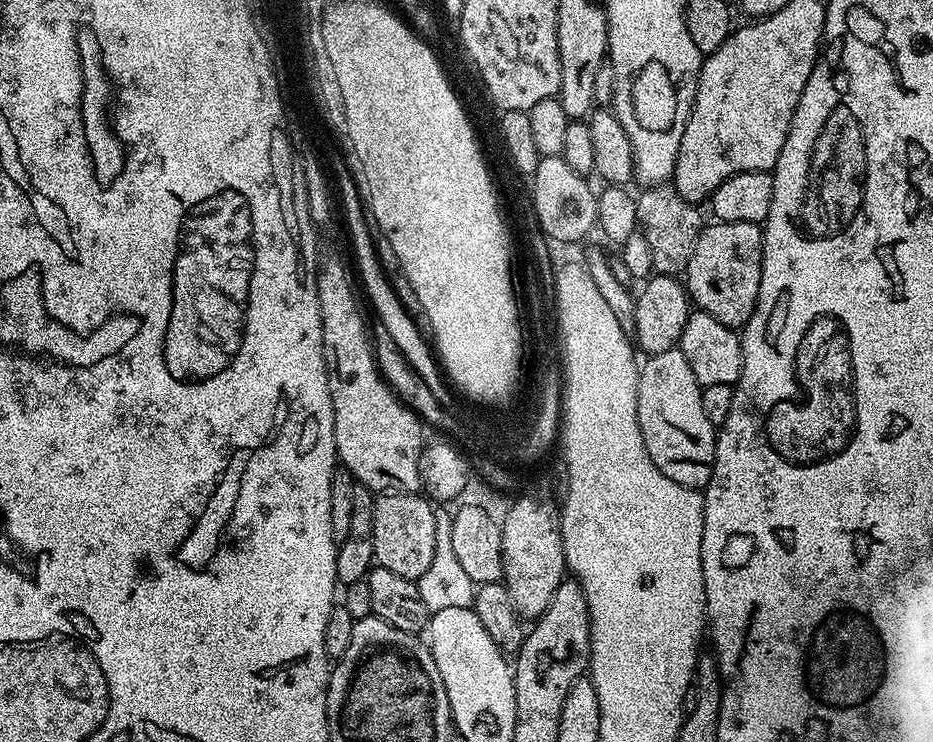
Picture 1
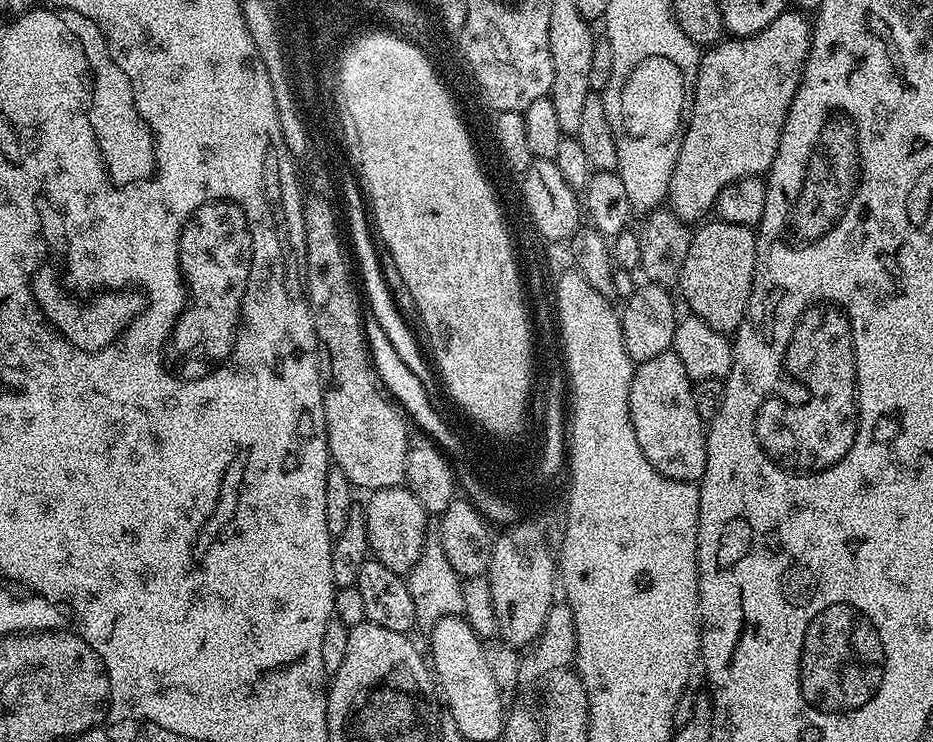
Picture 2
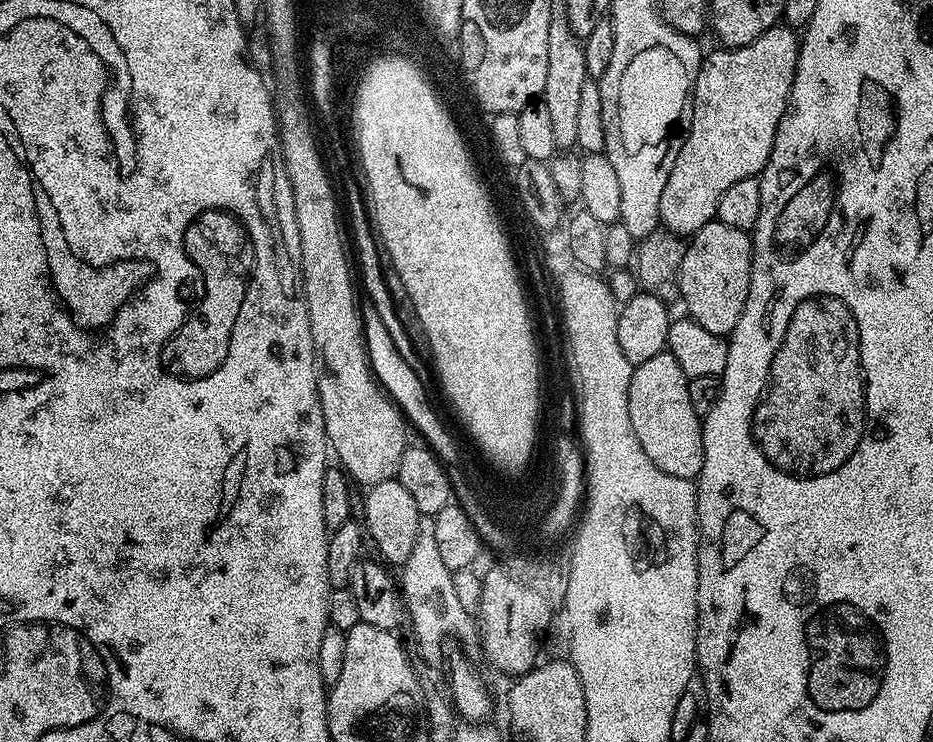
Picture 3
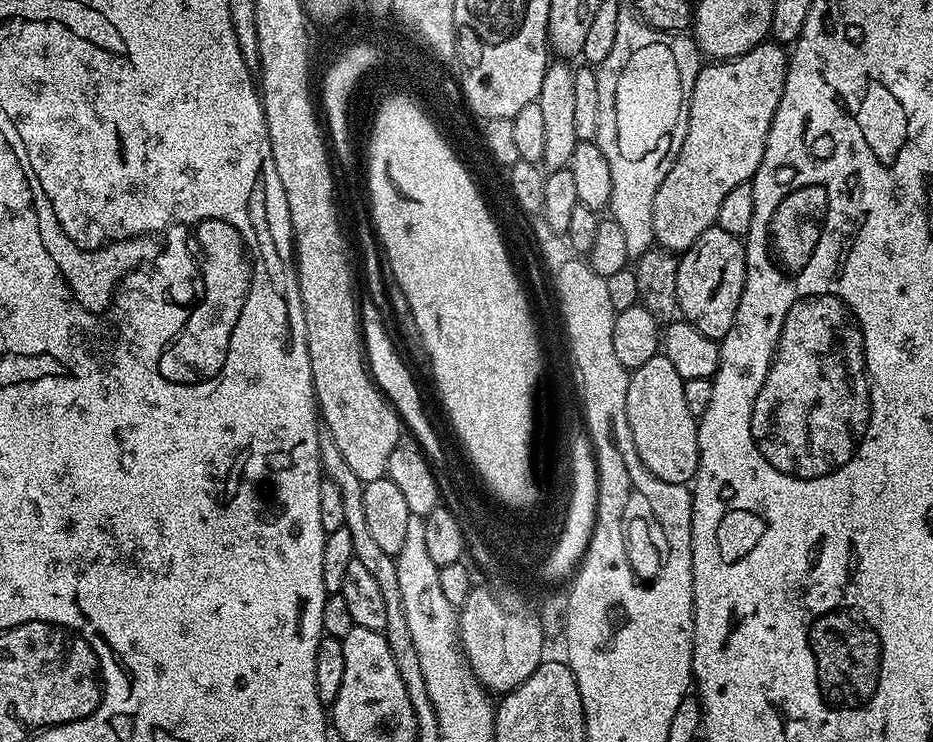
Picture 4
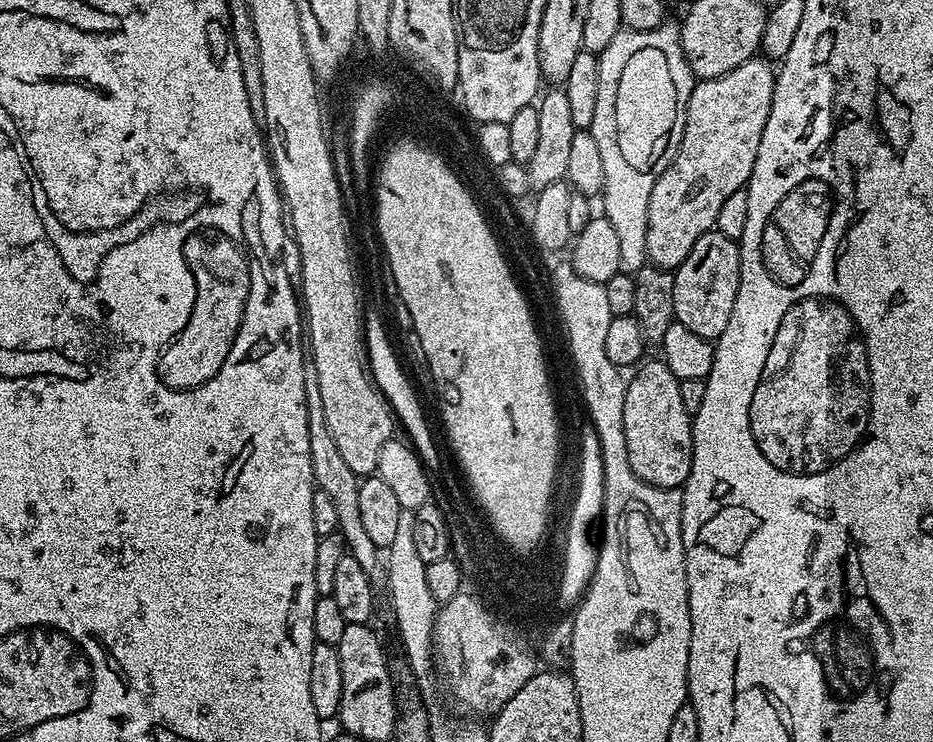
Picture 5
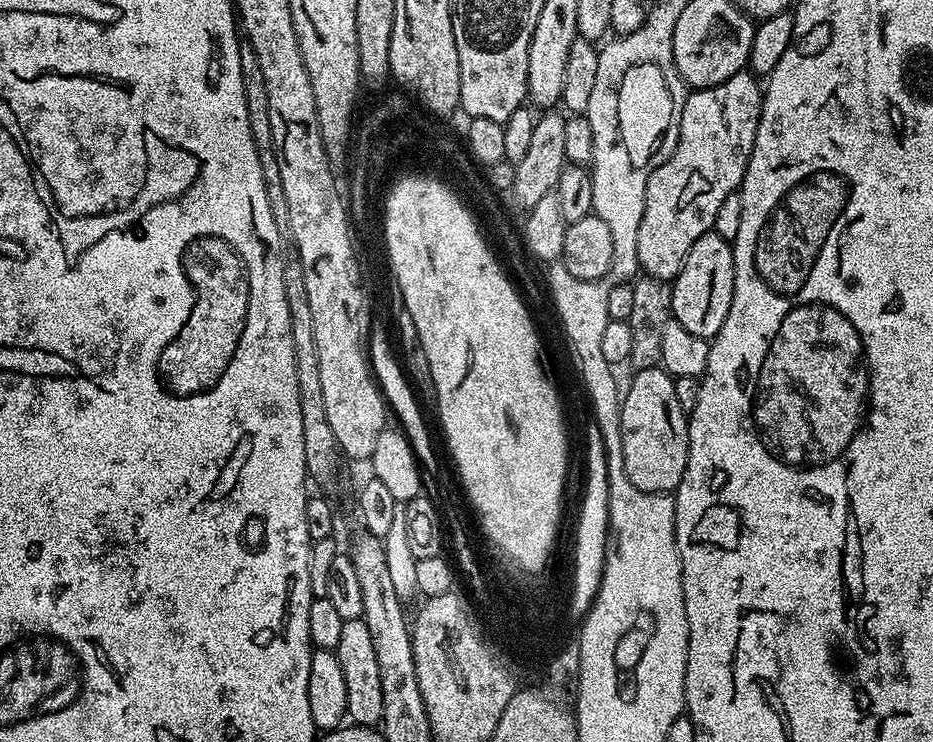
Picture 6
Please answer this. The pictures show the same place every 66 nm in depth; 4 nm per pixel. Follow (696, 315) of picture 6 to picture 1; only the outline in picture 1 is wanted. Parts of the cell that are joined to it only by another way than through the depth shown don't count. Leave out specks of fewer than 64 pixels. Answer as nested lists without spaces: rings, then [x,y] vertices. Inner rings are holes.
[[[712,222],[696,239],[694,254],[686,269],[686,287],[691,303],[710,318],[718,318],[727,328],[743,329],[750,318],[758,298],[758,286],[762,278],[762,258],[764,257],[764,233],[761,225],[750,222]]]

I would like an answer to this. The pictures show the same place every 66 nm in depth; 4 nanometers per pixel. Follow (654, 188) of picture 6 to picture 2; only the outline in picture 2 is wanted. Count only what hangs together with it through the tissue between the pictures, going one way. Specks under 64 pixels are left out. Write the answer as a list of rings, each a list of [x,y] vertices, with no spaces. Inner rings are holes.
[[[800,10],[783,12],[766,30],[758,30],[753,36],[721,39],[701,55],[692,114],[670,174],[666,201],[679,220],[703,221],[730,182],[767,173],[774,162],[790,102],[812,51],[812,25],[804,16]]]

